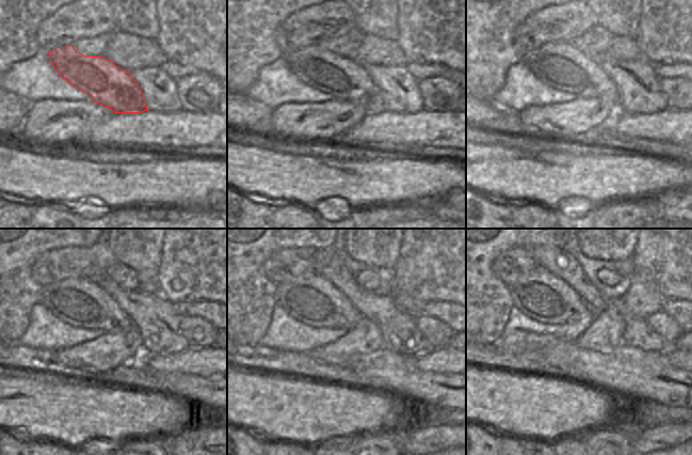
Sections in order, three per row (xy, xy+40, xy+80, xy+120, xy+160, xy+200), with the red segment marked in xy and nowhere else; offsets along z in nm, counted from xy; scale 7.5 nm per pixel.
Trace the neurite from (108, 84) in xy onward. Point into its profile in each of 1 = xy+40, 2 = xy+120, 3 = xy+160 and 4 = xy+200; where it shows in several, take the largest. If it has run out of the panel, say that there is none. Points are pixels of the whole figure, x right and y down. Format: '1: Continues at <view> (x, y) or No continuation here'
1: Continues at xy+40 (342, 78)
2: Continues at xy+120 (80, 302)
3: Continues at xy+160 (310, 299)
4: Continues at xy+200 (541, 295).

